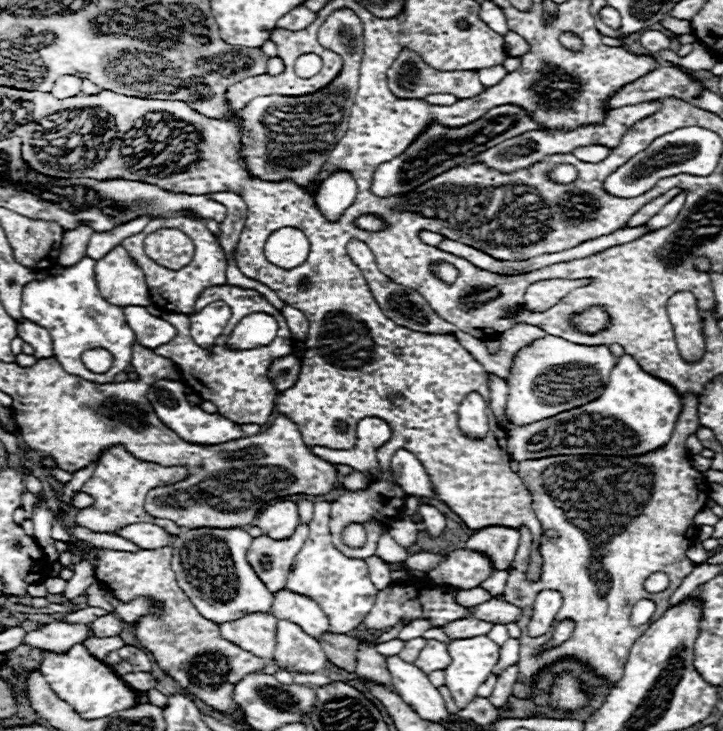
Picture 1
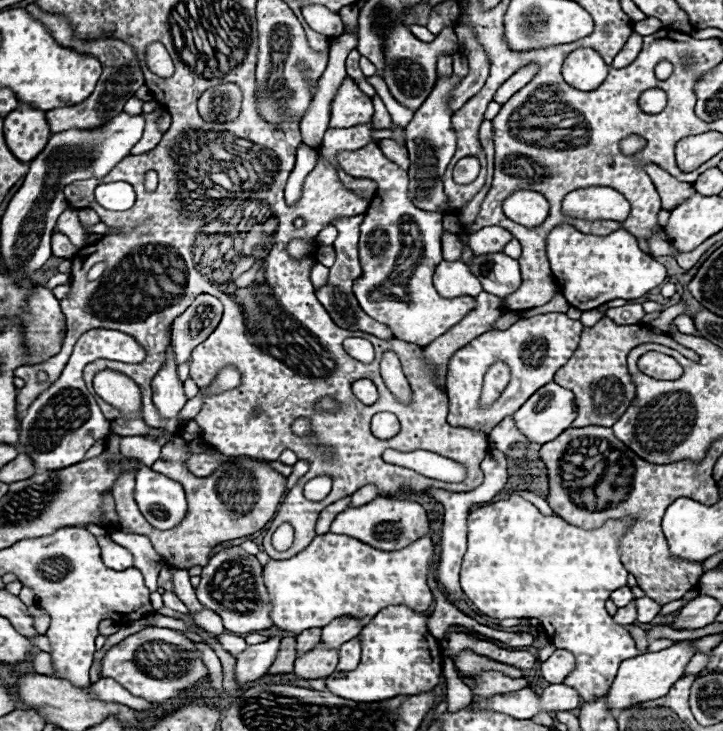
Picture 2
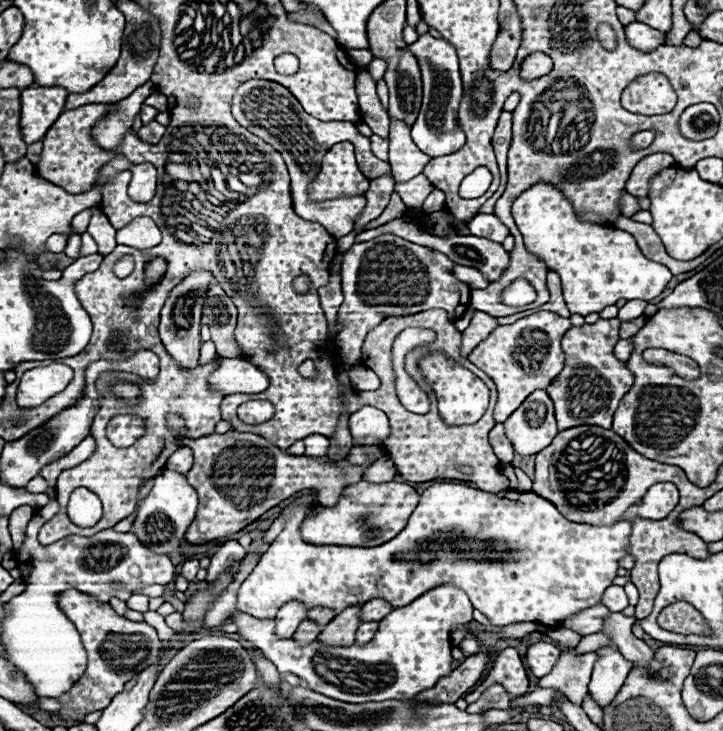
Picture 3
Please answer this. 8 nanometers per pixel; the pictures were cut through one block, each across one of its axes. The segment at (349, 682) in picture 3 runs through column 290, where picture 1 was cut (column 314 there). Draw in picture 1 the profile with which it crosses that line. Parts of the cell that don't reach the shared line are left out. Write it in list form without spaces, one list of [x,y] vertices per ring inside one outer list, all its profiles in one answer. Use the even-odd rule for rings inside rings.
[[[278,620],[276,628],[276,648],[272,662],[276,666],[314,674],[326,668],[326,654],[322,652],[318,640],[308,636],[298,624],[288,620]]]

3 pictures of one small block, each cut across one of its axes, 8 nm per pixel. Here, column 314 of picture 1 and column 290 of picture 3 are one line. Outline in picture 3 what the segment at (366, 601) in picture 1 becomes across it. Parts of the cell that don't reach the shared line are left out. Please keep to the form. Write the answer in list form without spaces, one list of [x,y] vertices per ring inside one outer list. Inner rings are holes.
[[[456,482],[434,484],[420,496],[416,510],[412,512],[406,530],[402,530],[394,540],[374,546],[374,548],[358,548],[358,546],[314,546],[302,540],[300,524],[306,516],[304,506],[290,504],[284,508],[284,530],[270,544],[270,548],[262,554],[256,568],[242,582],[238,590],[238,610],[246,612],[254,618],[268,620],[274,618],[278,608],[290,600],[298,600],[306,604],[306,608],[332,608],[336,614],[348,606],[364,604],[372,598],[388,600],[394,608],[402,608],[434,588],[434,584],[456,584],[462,588],[476,610],[490,618],[492,626],[504,626],[514,622],[538,622],[544,626],[558,628],[566,618],[596,606],[602,600],[604,590],[616,578],[618,562],[628,556],[628,538],[632,532],[634,518],[660,520],[668,516],[678,504],[678,488],[670,482],[660,482],[648,488],[644,498],[626,510],[626,520],[618,520],[612,526],[590,526],[566,520],[554,504],[534,492],[516,492],[502,490],[498,494],[484,492],[478,488],[470,488]],[[436,532],[456,534],[462,540],[440,543],[440,536],[434,538]],[[428,544],[428,546],[426,546]],[[502,544],[504,550],[496,552],[494,558],[486,558],[486,550]],[[459,549],[459,551],[458,551]],[[457,550],[457,552],[455,551]],[[422,552],[428,552],[428,562],[422,562]]]

